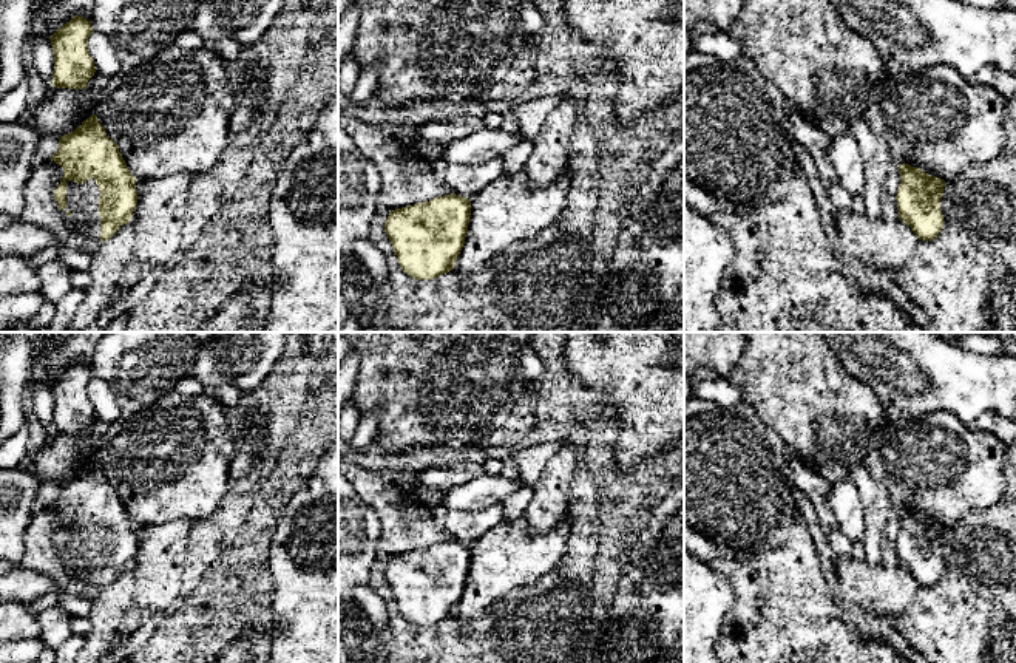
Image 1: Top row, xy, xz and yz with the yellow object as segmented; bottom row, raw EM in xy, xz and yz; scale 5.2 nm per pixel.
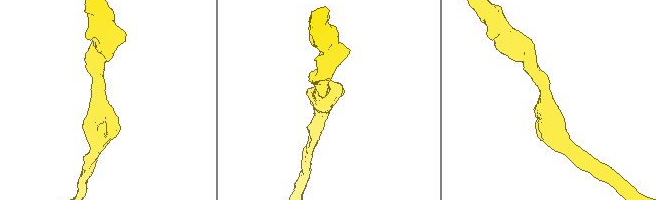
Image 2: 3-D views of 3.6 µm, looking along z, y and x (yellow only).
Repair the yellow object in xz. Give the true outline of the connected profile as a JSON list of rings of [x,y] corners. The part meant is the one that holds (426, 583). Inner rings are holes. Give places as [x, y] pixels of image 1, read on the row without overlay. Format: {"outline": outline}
{"outline": [[[451,539],[391,556],[384,578],[401,617],[415,626],[431,626],[454,615],[469,564],[469,546]]]}

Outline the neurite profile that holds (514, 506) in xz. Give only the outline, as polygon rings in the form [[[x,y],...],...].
[[[522,485],[519,490],[511,493],[506,499],[502,501],[503,505],[503,519],[505,522],[513,522],[527,513],[527,507],[533,496],[533,487]]]

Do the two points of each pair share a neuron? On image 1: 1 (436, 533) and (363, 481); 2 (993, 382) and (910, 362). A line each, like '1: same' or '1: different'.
1: same
2: same

